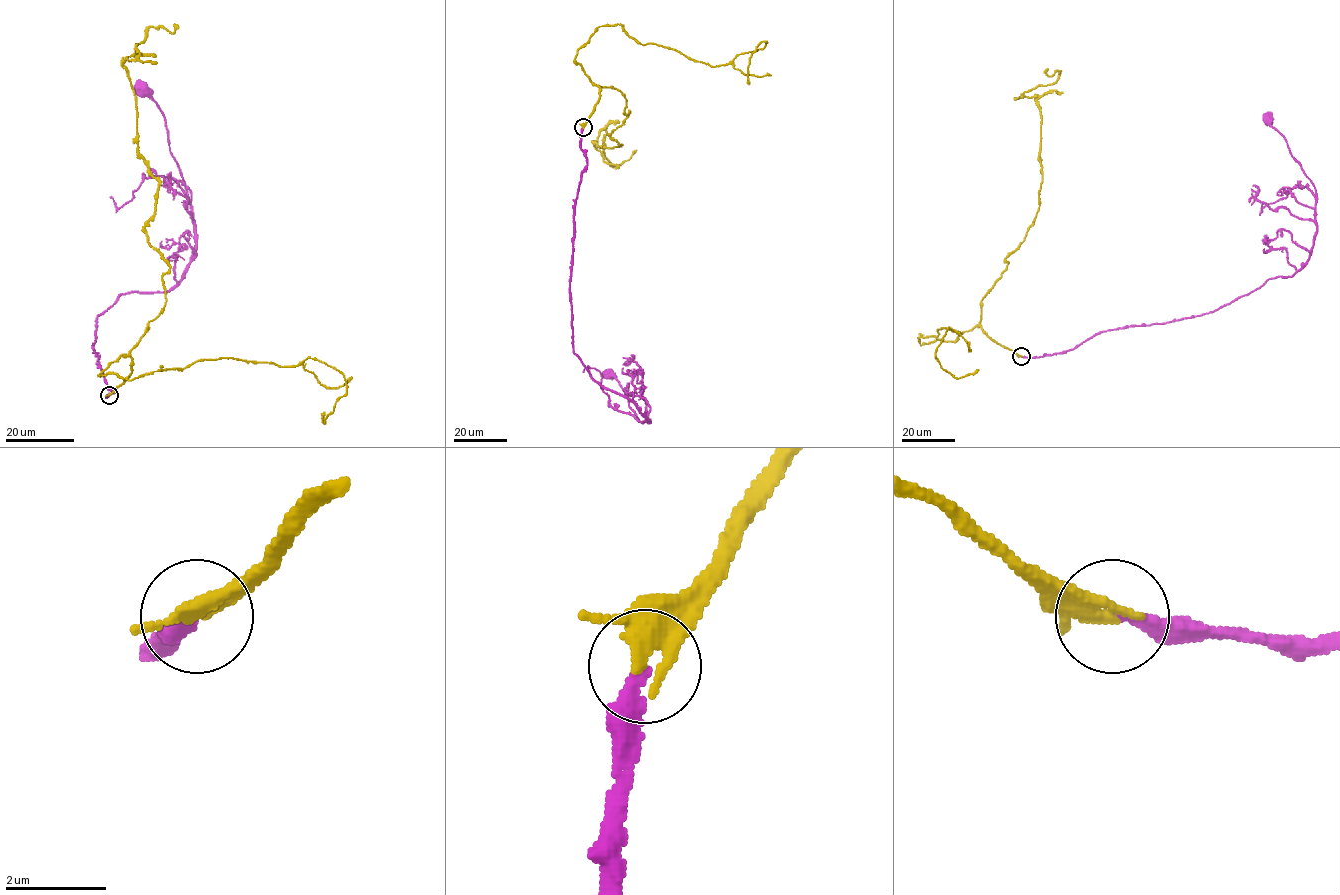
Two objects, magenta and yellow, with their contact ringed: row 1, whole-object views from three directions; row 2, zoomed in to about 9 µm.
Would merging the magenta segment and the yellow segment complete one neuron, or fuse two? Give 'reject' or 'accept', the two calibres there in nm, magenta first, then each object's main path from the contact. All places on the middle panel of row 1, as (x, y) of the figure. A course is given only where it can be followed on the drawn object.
accept; 280 nm thick on the magenta side, 240 nm on the other; magenta runs (583, 127), (573, 348), (591, 377), (649, 422), (609, 372); yellow runs (583, 127), (599, 86), (617, 89), (621, 145), (593, 143), (606, 130), (614, 166), (633, 154)

